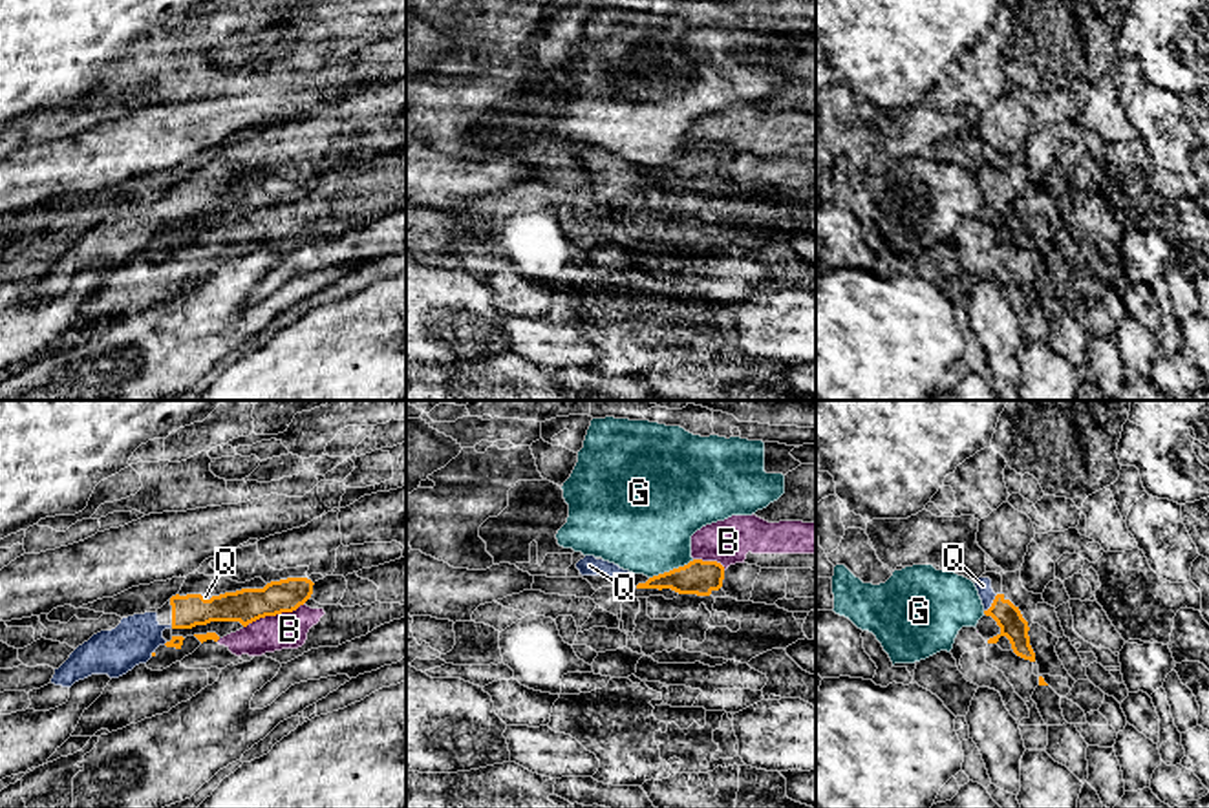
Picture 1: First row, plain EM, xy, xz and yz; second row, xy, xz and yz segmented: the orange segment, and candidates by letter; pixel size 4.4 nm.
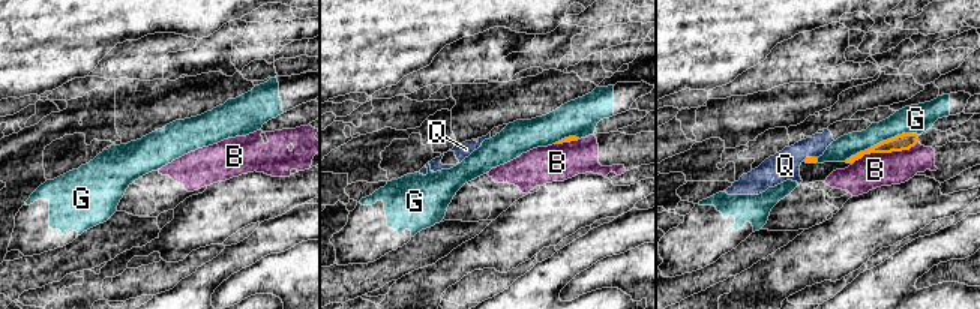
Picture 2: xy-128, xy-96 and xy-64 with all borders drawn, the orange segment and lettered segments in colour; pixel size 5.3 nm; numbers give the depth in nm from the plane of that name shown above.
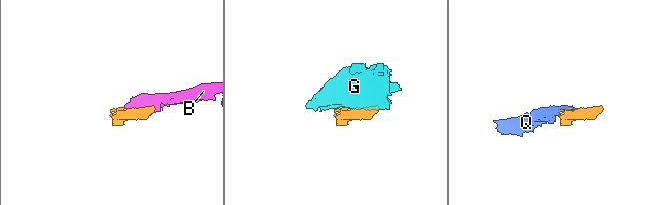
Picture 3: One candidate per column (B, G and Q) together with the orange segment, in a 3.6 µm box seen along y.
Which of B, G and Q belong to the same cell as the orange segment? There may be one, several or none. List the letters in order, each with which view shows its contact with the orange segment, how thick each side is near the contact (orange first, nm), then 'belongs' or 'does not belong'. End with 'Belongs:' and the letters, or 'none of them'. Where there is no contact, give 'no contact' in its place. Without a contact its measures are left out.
B: contact in xy; calibres 150 and 160 nm; does not belong
G: contact in xz; calibres 150 and 440 nm; does not belong
Q: contact in yz; calibres 120 and 70 nm; belongs
Belongs: Q

